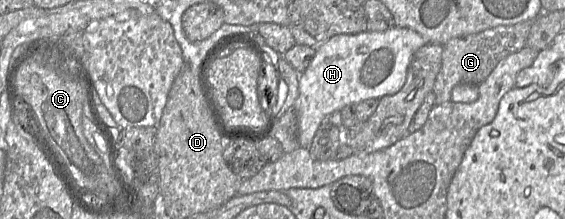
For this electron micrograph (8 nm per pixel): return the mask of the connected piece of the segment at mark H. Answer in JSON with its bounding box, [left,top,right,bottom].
[294,26,427,148]

